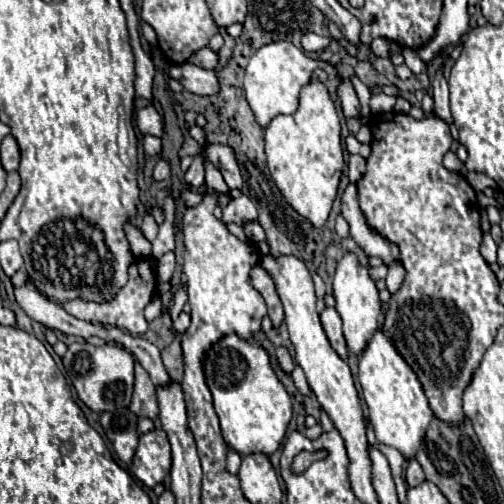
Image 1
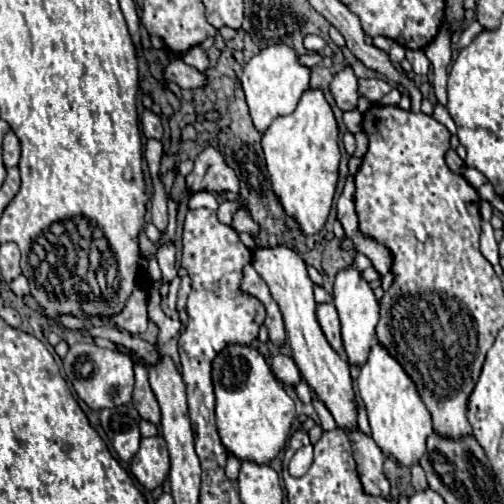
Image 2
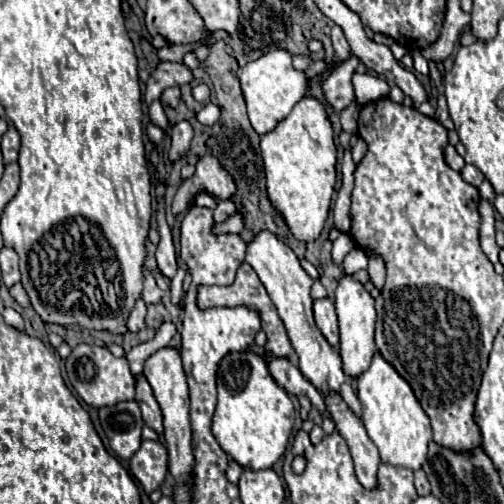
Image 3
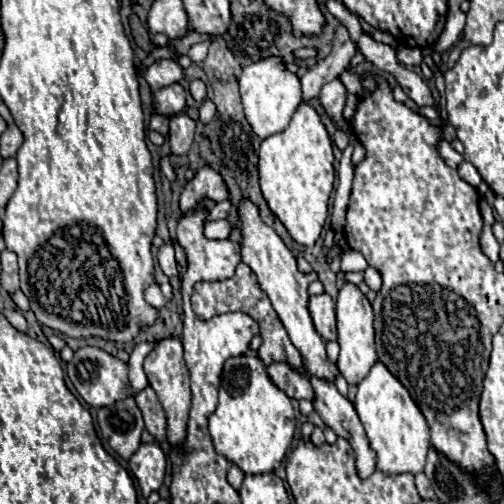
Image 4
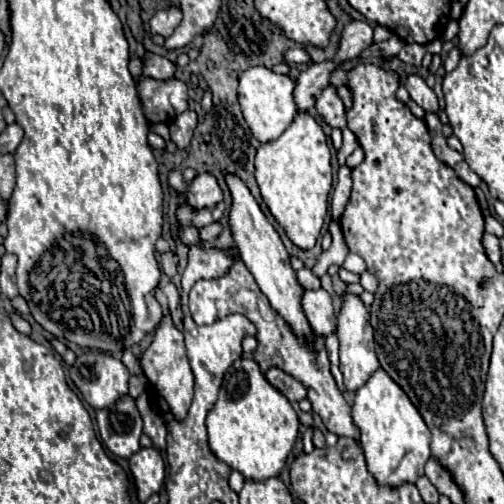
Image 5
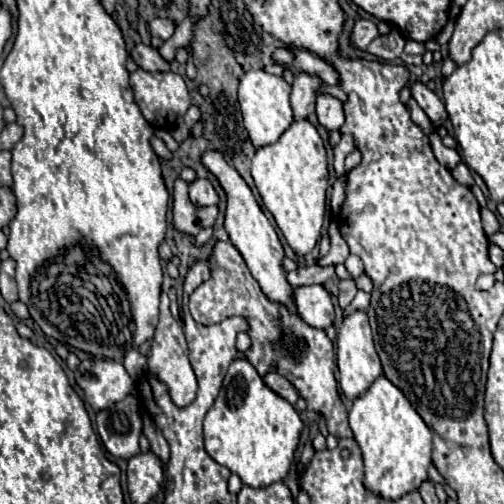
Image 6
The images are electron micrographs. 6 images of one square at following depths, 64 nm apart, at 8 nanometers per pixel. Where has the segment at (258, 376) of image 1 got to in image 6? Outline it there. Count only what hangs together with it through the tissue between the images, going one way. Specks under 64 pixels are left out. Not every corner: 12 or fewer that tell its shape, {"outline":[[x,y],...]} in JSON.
{"outline":[[246,358],[204,418],[206,452],[262,488],[302,426]]}

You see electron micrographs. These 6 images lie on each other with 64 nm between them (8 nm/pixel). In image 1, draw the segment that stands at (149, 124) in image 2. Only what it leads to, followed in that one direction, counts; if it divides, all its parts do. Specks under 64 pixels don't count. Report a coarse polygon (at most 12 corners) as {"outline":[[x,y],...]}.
{"outline":[[152,104],[136,112],[142,134],[162,136],[162,116]]}

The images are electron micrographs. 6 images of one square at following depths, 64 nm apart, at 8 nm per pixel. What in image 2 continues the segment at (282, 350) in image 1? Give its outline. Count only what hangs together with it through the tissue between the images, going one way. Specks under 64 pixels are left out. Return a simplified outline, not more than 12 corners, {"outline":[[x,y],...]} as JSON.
{"outline":[[286,354],[272,358],[272,372],[286,384],[300,378],[298,366]]}

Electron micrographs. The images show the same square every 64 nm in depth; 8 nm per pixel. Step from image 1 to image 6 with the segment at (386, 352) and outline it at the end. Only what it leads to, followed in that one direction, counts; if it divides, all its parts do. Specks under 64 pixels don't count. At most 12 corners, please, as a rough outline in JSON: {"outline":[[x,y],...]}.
{"outline":[[384,374],[354,400],[366,486],[428,480],[432,430]]}

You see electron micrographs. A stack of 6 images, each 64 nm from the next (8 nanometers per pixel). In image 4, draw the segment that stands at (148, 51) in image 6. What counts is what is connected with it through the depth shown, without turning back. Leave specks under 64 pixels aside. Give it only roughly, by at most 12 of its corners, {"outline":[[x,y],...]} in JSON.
{"outline":[[156,60],[144,78],[150,92],[180,82],[184,70],[176,60]]}

